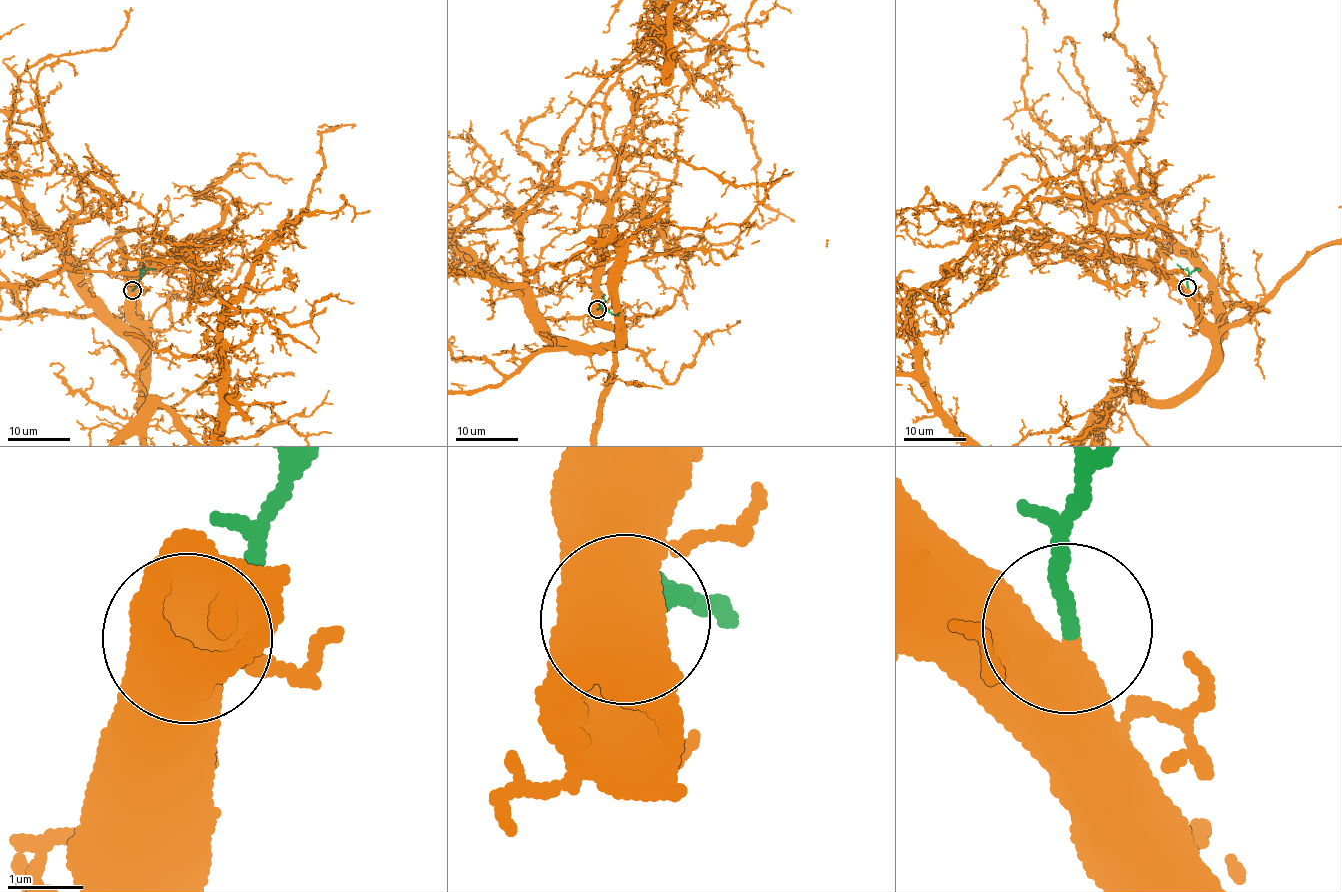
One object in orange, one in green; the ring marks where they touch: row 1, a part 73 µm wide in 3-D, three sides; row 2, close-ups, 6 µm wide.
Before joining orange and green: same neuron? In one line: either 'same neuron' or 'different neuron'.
same neuron

